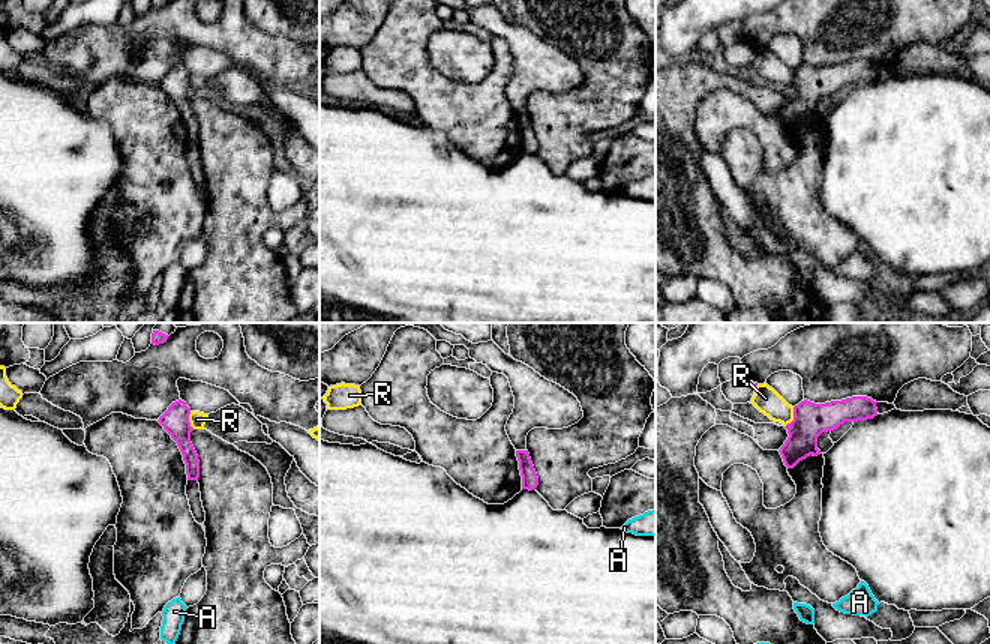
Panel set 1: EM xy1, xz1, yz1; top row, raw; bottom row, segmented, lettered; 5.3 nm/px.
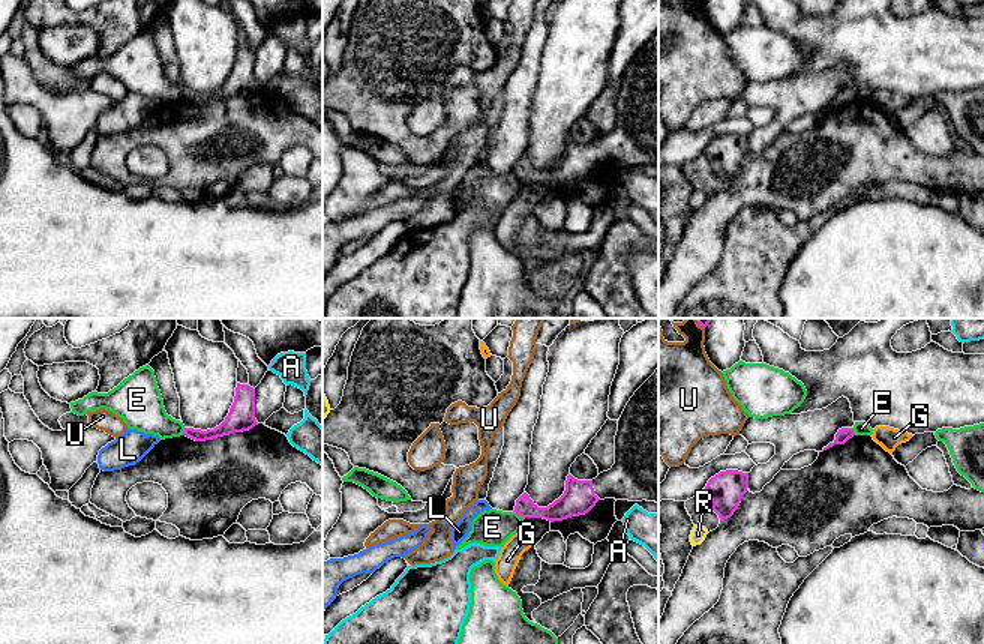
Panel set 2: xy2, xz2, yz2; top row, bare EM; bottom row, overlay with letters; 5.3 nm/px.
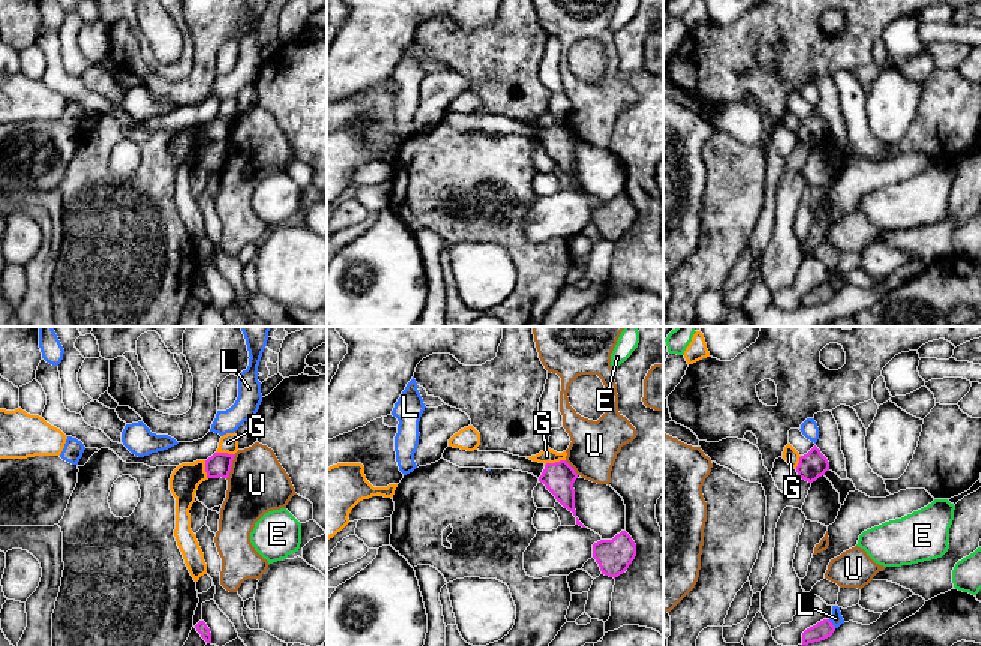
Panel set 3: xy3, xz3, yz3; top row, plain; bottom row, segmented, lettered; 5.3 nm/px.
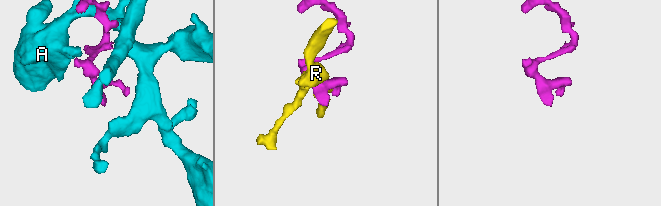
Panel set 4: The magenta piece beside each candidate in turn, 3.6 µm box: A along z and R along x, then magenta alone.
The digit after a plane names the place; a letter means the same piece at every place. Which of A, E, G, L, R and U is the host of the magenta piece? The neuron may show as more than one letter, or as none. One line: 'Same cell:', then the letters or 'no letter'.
Same cell: no letter

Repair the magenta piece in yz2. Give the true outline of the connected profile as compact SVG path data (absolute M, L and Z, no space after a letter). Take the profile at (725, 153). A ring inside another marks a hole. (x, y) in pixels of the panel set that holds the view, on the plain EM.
M738 134L720 135L711 141L705 155L711 164L712 174L724 185L738 173L748 152L748 137Z

